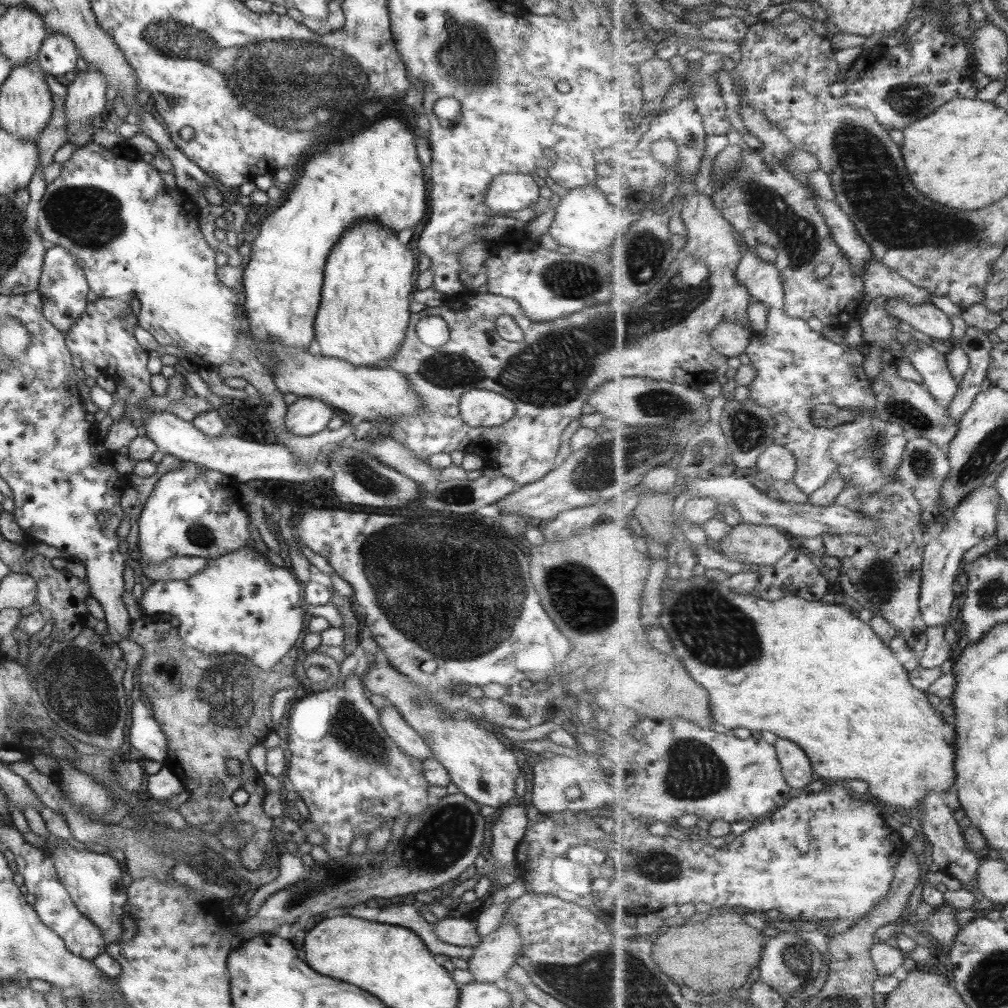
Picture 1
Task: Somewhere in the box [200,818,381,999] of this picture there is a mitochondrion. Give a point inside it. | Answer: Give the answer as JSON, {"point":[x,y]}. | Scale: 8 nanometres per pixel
{"point":[338,874]}

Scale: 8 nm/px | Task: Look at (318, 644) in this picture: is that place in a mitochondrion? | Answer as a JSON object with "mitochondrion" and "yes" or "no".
{"mitochondrion":"no"}

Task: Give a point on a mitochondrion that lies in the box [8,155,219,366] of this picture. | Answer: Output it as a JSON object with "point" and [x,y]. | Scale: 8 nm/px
{"point":[91,218]}

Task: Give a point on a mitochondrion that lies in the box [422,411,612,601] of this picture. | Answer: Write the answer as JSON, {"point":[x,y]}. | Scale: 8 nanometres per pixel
{"point":[457,495]}

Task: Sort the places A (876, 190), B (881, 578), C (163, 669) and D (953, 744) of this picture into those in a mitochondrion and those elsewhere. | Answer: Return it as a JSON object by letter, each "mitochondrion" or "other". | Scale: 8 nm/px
{"A":"mitochondrion","B":"mitochondrion","C":"mitochondrion","D":"other"}

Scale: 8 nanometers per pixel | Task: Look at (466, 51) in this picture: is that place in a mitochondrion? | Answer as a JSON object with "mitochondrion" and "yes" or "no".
{"mitochondrion":"yes"}

